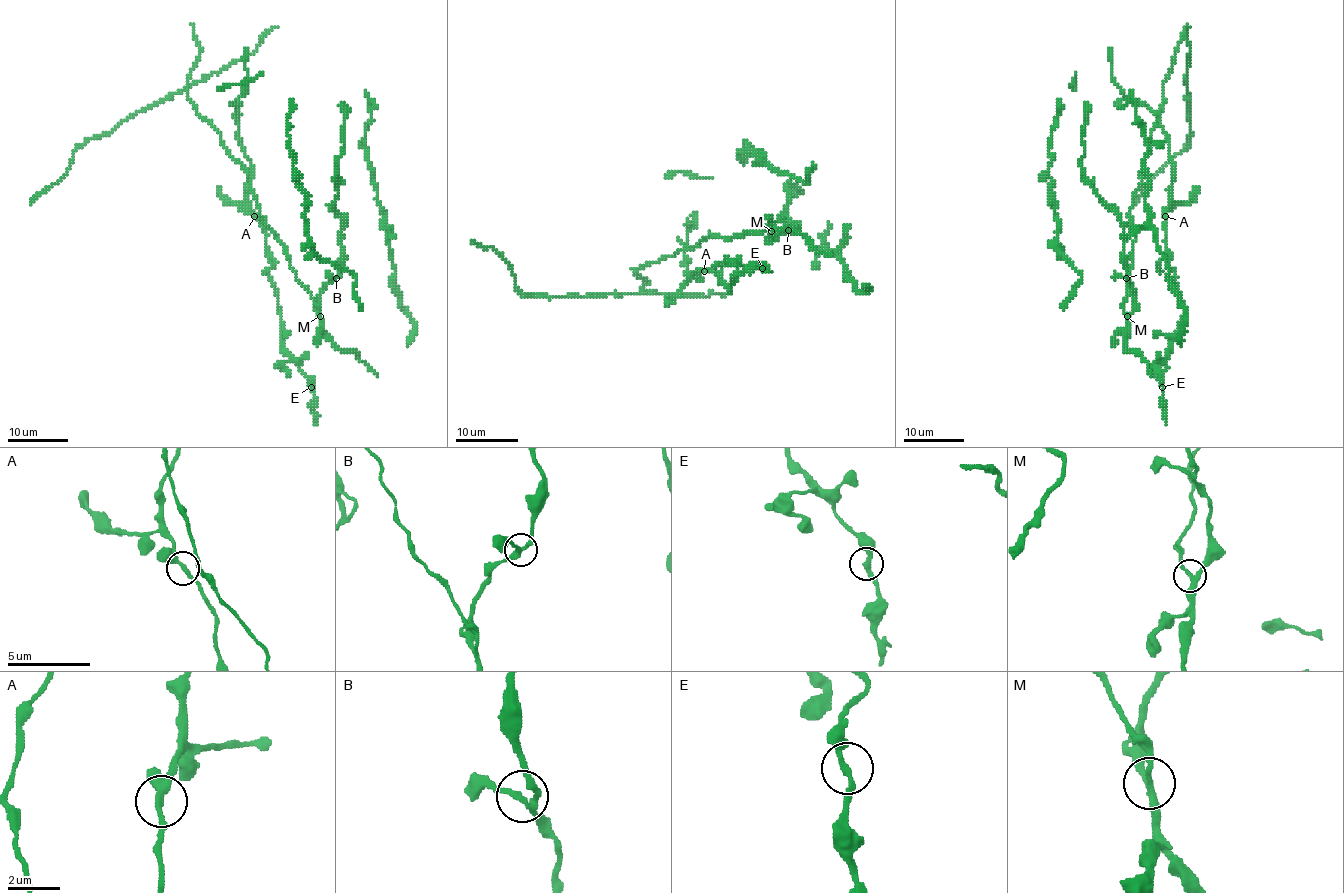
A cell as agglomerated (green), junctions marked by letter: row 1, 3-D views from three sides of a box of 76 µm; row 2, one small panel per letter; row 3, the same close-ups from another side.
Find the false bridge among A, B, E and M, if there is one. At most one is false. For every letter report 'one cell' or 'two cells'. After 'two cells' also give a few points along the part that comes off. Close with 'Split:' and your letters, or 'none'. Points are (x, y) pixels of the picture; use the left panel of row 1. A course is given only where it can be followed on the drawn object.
A: one cell
B: one cell
E: one cell
M: two cells
Split: M

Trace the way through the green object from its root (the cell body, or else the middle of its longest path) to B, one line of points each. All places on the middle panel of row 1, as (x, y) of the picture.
B: (769, 229), (769, 238), (788, 230)

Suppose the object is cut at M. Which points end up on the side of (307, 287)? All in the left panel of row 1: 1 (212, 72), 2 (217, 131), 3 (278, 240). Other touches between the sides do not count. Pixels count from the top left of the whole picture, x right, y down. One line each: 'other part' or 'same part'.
1: same part
2: same part
3: same part

